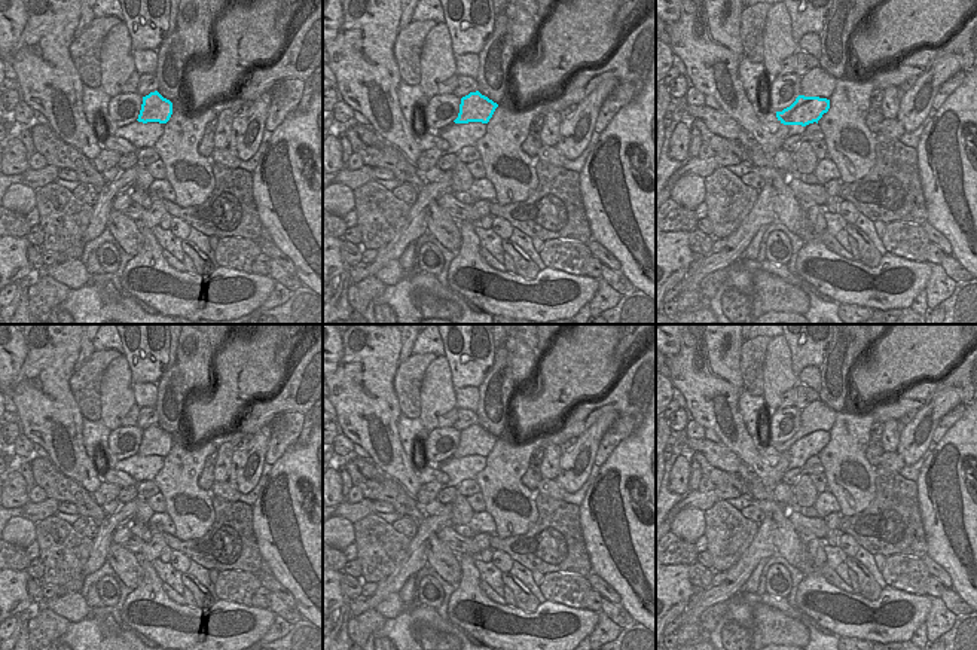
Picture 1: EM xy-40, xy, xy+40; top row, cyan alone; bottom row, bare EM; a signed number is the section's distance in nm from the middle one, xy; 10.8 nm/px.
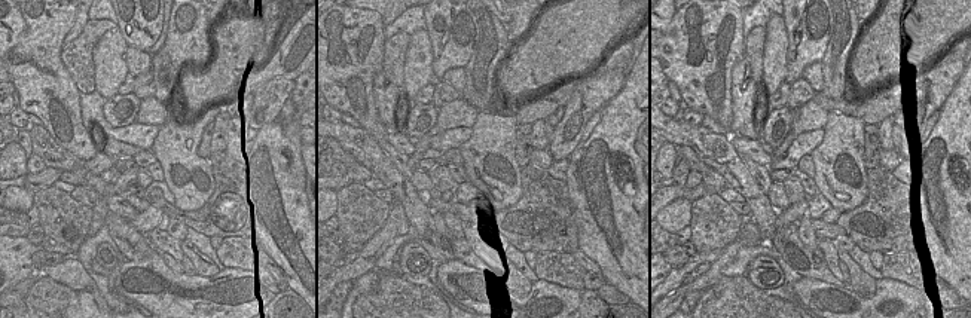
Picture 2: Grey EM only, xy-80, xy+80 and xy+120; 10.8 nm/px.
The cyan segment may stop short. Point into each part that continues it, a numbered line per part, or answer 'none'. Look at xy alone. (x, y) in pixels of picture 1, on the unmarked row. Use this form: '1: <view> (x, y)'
1: xy (449, 441)

